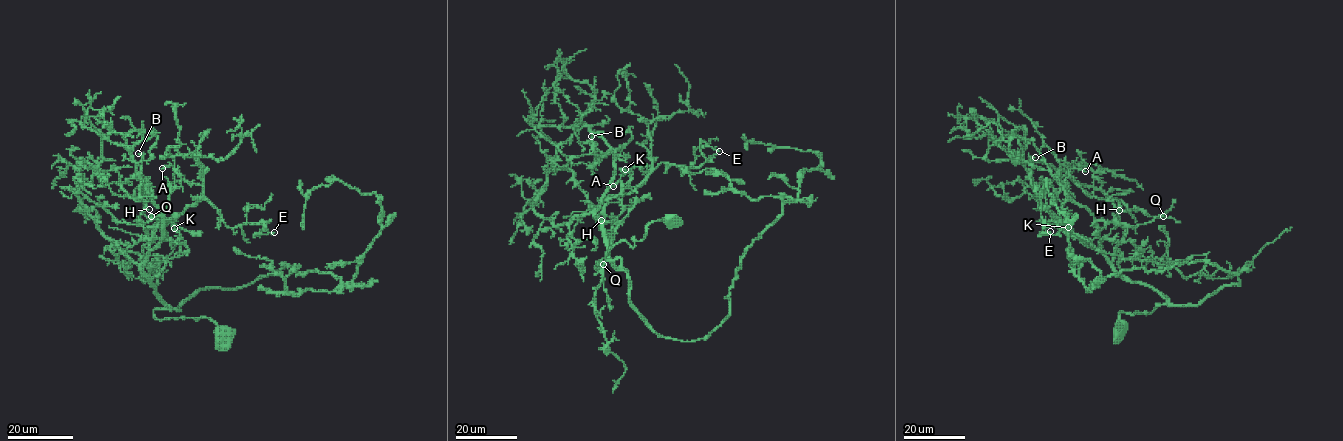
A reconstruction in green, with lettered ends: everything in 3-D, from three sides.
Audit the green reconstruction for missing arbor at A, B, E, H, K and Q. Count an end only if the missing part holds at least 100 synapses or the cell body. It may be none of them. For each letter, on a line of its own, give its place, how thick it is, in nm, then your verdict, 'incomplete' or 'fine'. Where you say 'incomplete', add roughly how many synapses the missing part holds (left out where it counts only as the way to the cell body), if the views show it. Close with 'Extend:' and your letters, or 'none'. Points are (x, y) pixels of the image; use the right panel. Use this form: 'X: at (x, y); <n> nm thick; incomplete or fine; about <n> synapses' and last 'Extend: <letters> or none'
A: at (1085, 171); 320 nm thick; fine
B: at (1035, 157); 240 nm thick; fine
E: at (1050, 231); 140 nm thick; fine
H: at (1119, 210); 170 nm thick; fine
K: at (1068, 227); 180 nm thick; fine
Q: at (1163, 216); 190 nm thick; fine
Extend: none

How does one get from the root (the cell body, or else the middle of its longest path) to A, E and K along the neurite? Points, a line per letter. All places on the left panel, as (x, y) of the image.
A: (225, 335), (208, 318), (154, 316), (170, 310), (143, 271), (150, 237), (203, 191), (172, 166), (162, 168)
E: (225, 335), (208, 318), (154, 316), (170, 310), (143, 271), (152, 233), (204, 198), (227, 226), (274, 232)
K: (225, 335), (208, 318), (154, 316), (157, 308), (170, 310), (143, 264), (153, 236), (180, 239), (174, 228)

